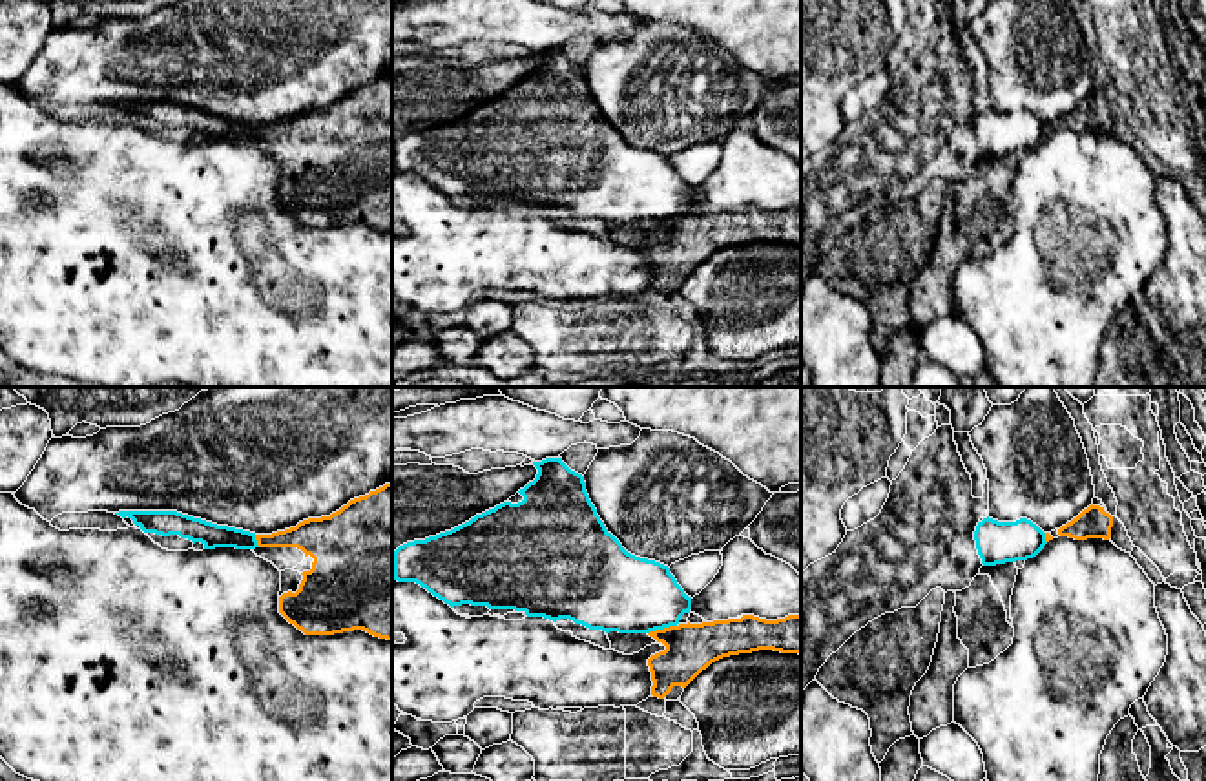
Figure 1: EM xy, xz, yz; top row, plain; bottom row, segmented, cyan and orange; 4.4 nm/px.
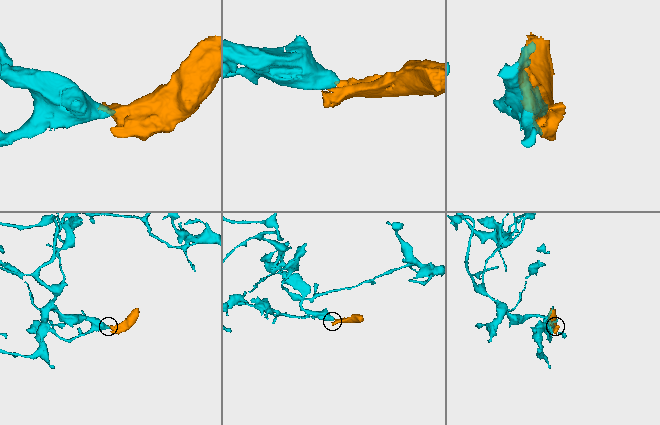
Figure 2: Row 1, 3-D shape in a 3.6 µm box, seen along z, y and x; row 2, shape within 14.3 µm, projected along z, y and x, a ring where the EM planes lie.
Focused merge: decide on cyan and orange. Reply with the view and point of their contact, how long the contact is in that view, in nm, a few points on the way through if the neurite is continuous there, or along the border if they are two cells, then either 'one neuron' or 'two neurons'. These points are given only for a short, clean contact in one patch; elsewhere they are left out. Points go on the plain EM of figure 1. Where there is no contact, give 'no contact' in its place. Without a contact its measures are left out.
meets cyan in xz at (661, 219); contact 130 nm long; border along xz (675, 216), (655, 219), (648, 225); two neurons

